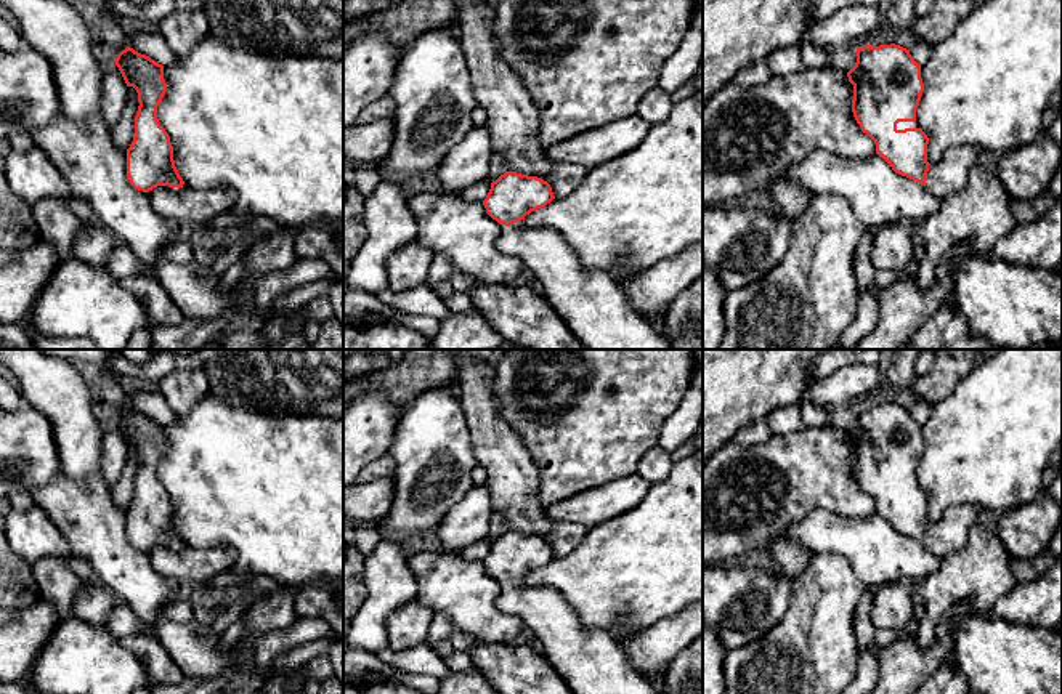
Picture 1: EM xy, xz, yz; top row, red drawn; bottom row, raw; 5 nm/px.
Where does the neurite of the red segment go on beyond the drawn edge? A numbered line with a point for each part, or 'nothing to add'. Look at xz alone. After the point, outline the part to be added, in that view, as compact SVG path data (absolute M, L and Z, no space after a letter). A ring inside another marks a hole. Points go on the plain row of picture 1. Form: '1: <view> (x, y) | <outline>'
1: xz (591, 661) | M525 579L501 583L496 604L536 633L542 654L573 694L663 694L629 665L613 635L586 628L555 588L531 587Z

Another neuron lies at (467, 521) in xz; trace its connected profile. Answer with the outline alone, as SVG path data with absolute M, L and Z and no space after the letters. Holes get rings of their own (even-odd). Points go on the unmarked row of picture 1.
M473 486L435 529L444 551L460 553L467 545L486 539L492 516L489 490Z

